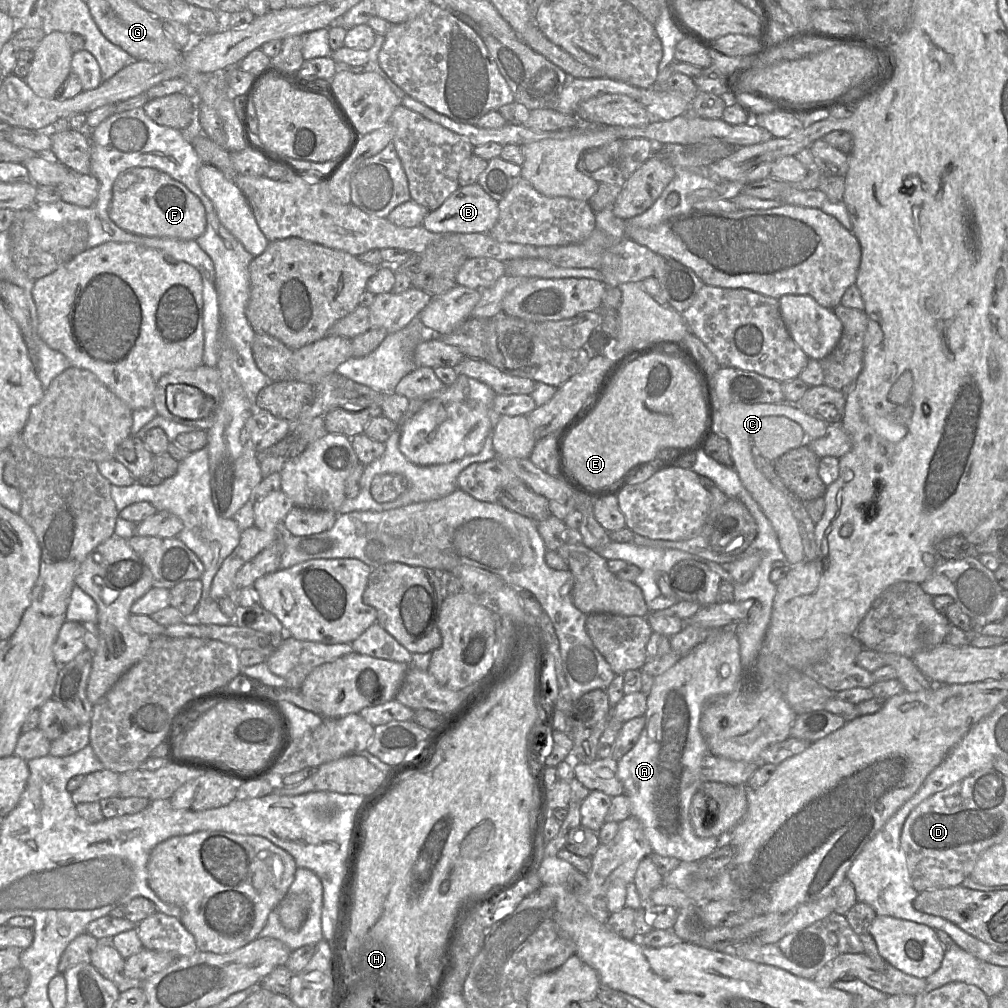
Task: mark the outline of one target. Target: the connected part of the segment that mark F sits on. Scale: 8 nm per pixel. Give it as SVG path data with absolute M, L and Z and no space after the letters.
M149 167L130 168L118 175L109 217L119 228L135 235L181 240L196 240L207 223L205 208L196 195L166 173Z

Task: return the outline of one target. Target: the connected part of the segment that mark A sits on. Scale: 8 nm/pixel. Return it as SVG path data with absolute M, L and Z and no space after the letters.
M725 625L721 631L710 635L703 643L697 645L688 654L679 658L679 660L663 674L657 676L653 682L650 693L647 695L647 710L644 715L645 726L638 738L636 744L620 759L618 764L618 778L621 781L624 794L630 799L631 802L631 815L636 817L642 824L645 836L652 849L652 854L661 856L674 857L683 862L699 861L707 855L714 852L721 844L722 839L717 837L700 837L698 836L691 823L690 819L690 805L694 794L698 791L699 787L704 783L702 774L702 765L704 759L711 755L709 748L700 731L700 718L705 704L713 698L724 696L733 692L737 684L743 678L743 667L740 660L740 644L735 633L735 625Z

